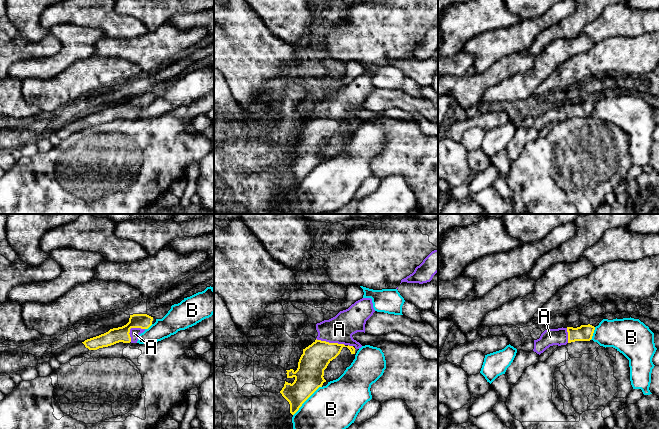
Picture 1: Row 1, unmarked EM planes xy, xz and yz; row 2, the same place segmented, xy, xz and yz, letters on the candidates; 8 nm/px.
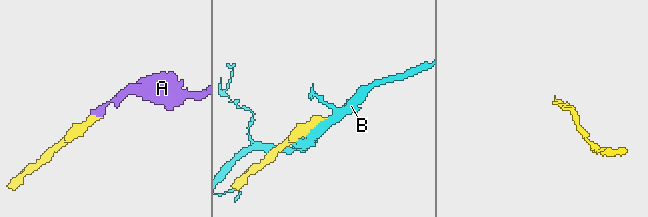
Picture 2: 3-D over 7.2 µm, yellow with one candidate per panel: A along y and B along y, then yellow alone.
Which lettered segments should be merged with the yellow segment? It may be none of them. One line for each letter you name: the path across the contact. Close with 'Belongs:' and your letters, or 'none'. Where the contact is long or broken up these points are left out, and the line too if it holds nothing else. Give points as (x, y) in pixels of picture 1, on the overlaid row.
A: Path across: xz (315, 358), (330, 343), (332, 336), (339, 329)
Belongs: A

